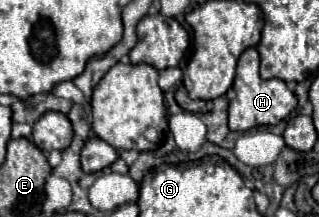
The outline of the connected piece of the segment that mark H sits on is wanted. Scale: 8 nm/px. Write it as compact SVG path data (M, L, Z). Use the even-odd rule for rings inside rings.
M247 48L237 62L237 76L233 82L235 98L229 102L229 128L237 132L247 132L257 126L275 126L297 106L295 94L287 88L283 80L261 80L259 76L259 52L257 48Z

